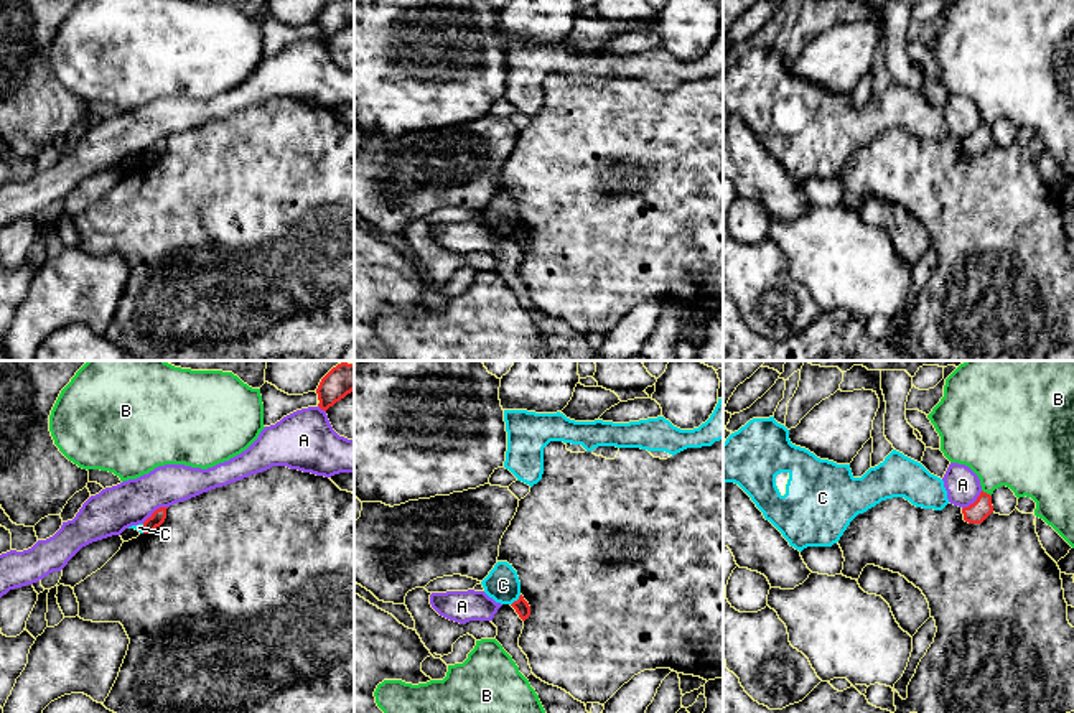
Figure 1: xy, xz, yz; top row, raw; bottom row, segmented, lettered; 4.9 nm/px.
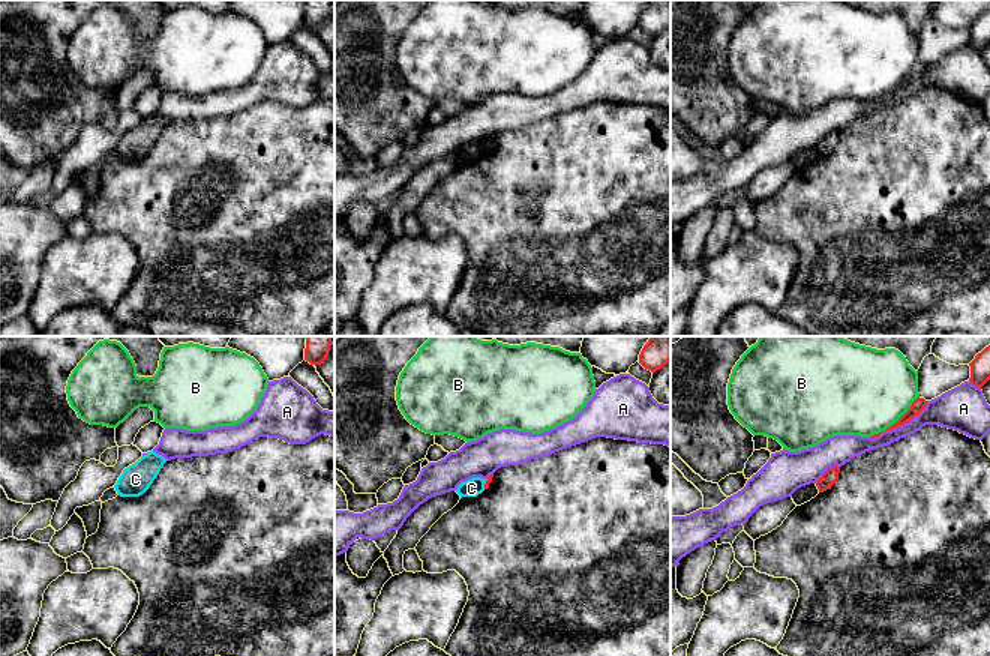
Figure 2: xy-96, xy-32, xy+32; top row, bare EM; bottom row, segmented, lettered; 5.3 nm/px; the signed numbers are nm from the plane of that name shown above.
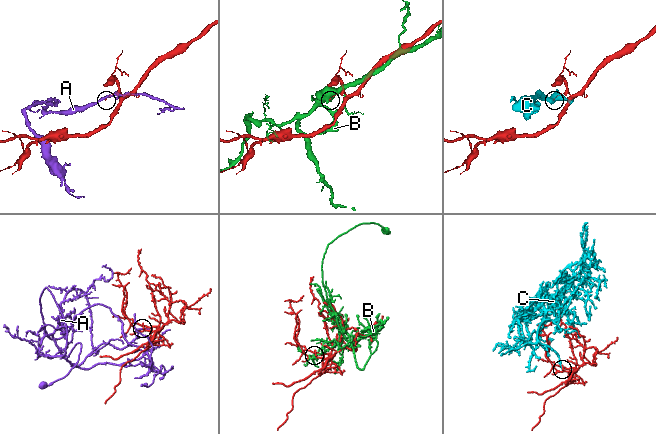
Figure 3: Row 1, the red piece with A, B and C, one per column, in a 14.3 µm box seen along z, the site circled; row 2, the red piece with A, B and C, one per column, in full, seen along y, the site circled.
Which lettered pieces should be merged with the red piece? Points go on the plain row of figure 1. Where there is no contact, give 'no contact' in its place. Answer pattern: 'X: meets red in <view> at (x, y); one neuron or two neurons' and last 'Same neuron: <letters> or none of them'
A: meets red in xy at (155, 142); two neurons
B: meets red in yz at (985, 124); two neurons
C: meets red in xz at (518, 231); two neurons
Same neuron: none of them

